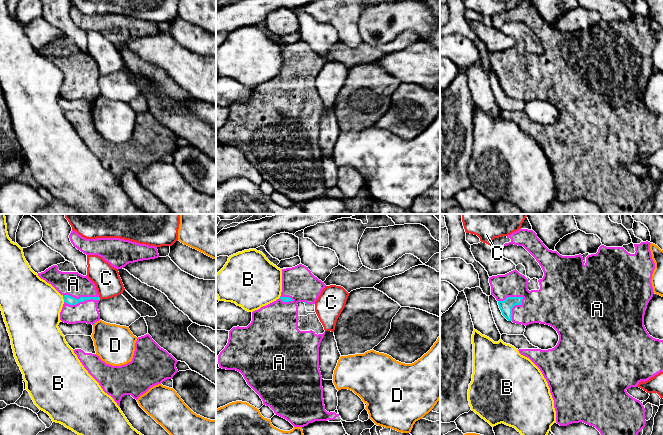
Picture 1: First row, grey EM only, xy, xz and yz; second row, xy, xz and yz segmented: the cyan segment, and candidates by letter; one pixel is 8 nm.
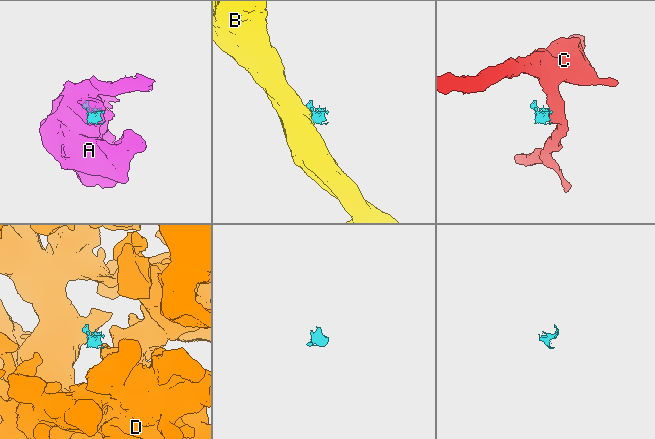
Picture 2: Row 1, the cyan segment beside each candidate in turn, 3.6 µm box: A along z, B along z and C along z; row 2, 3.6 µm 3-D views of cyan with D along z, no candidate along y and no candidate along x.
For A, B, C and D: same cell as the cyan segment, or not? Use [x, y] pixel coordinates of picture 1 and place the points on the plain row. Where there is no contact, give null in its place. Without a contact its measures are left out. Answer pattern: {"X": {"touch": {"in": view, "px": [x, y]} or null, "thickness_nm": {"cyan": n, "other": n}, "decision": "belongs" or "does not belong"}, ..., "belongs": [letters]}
{"A": {"touch": {"in": "xy", "px": [81, 73]}, "thickness_nm": {"cyan": 70, "other": 190}, "decision": "belongs"}, "B": {"touch": {"in": "xy", "px": [63, 74]}, "thickness_nm": {"cyan": 70, "other": 440}, "decision": "does not belong"}, "C": {"touch": {"in": "xy", "px": [99, 74]}, "thickness_nm": {"cyan": 70, "other": 220}, "decision": "does not belong"}, "D": {"touch": {"in": "xy", "px": [94, 99]}, "thickness_nm": {"cyan": 20, "other": 320}, "decision": "does not belong"}, "belongs": ["A"]}

